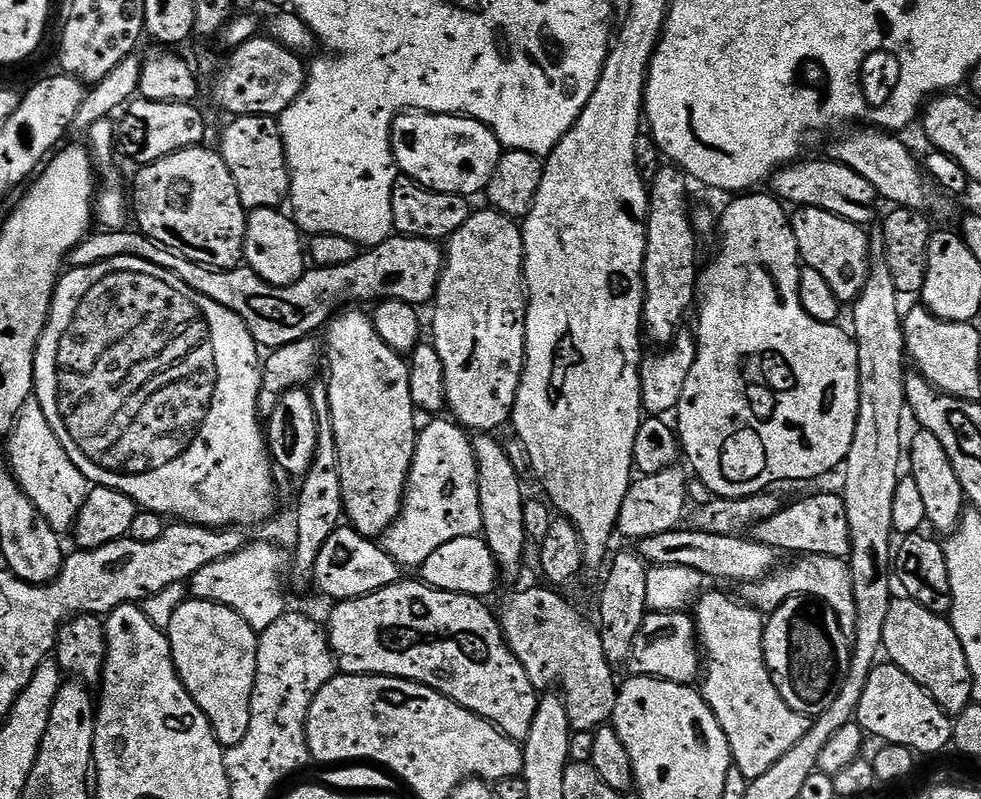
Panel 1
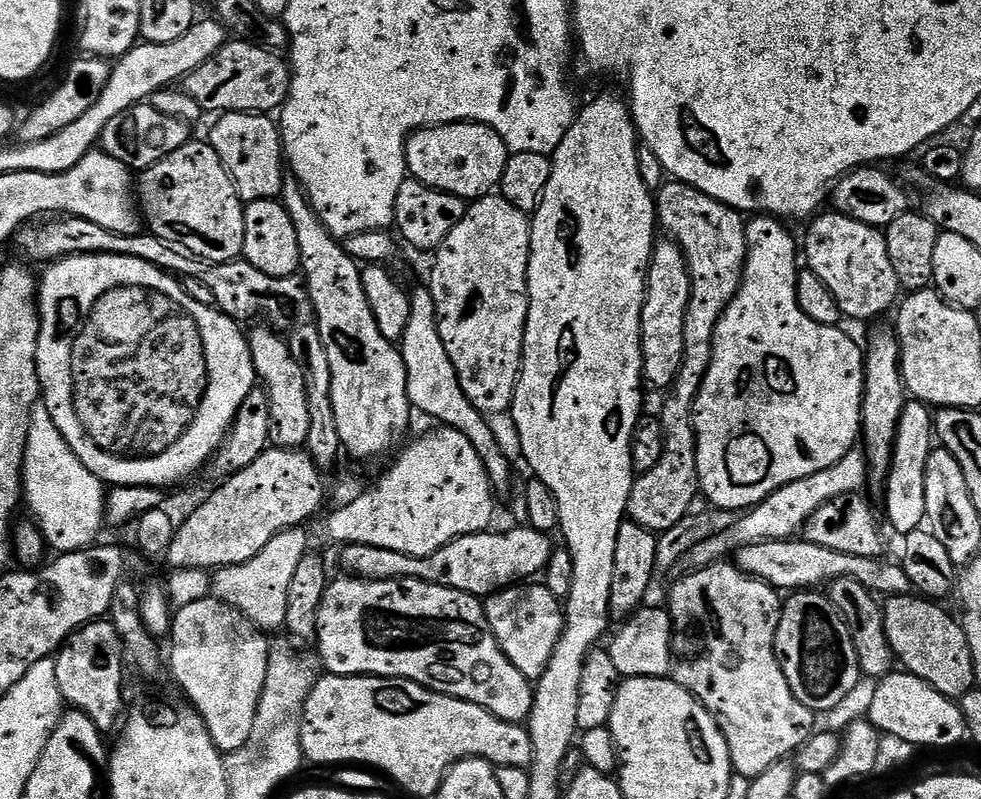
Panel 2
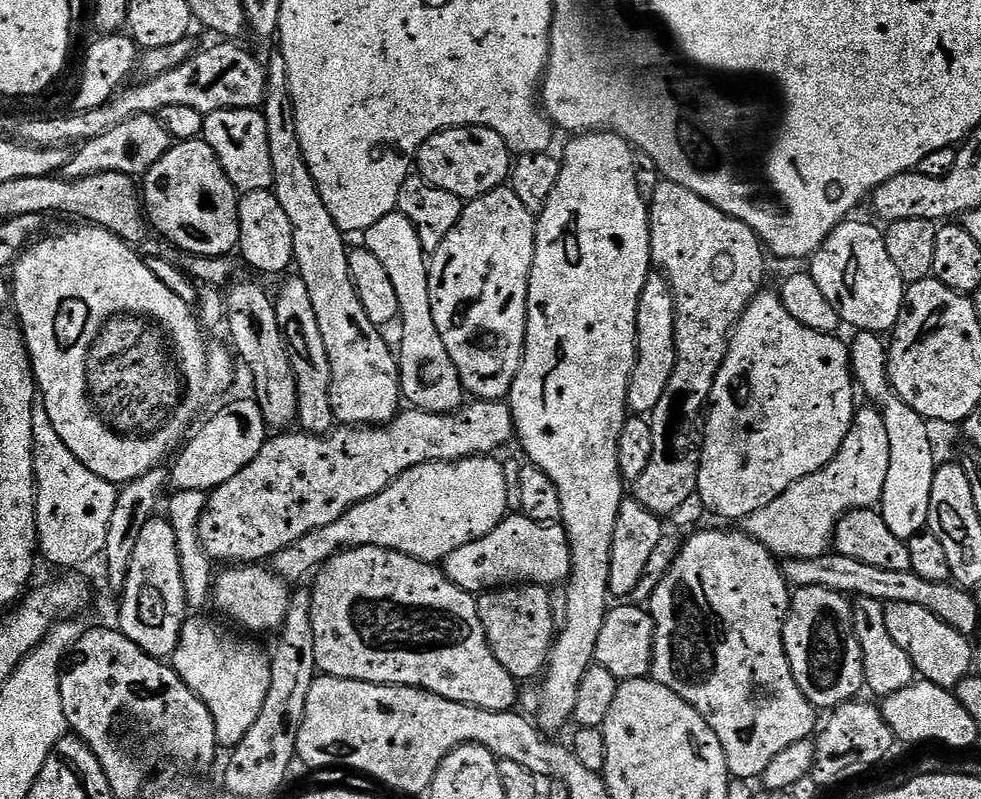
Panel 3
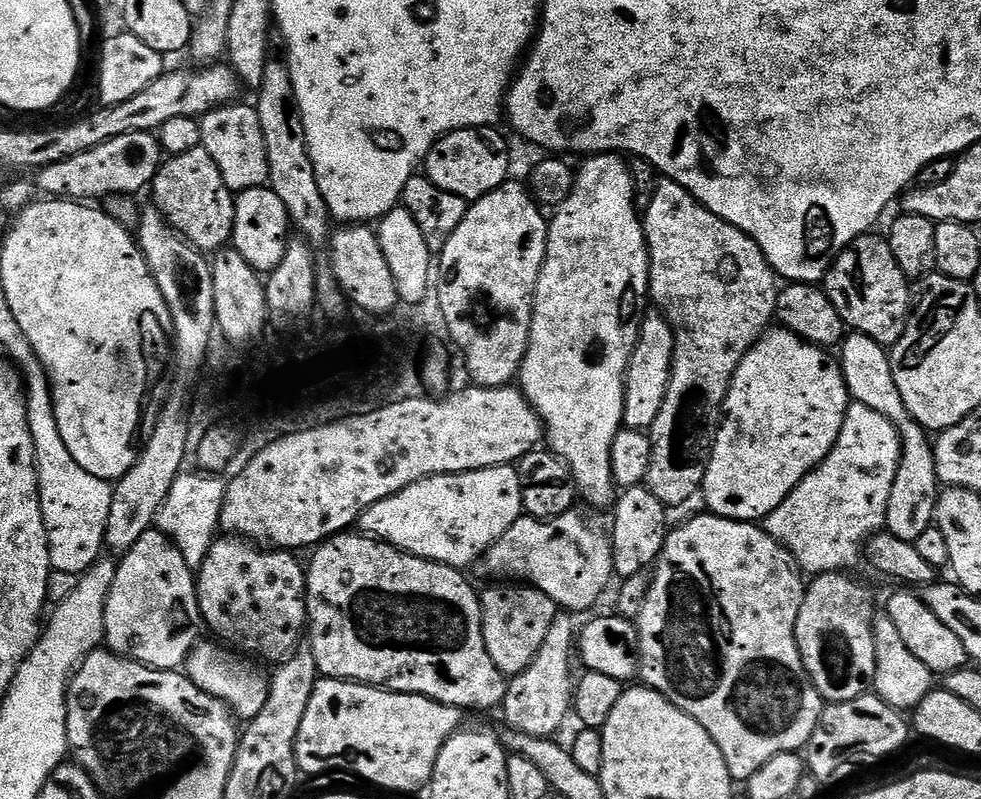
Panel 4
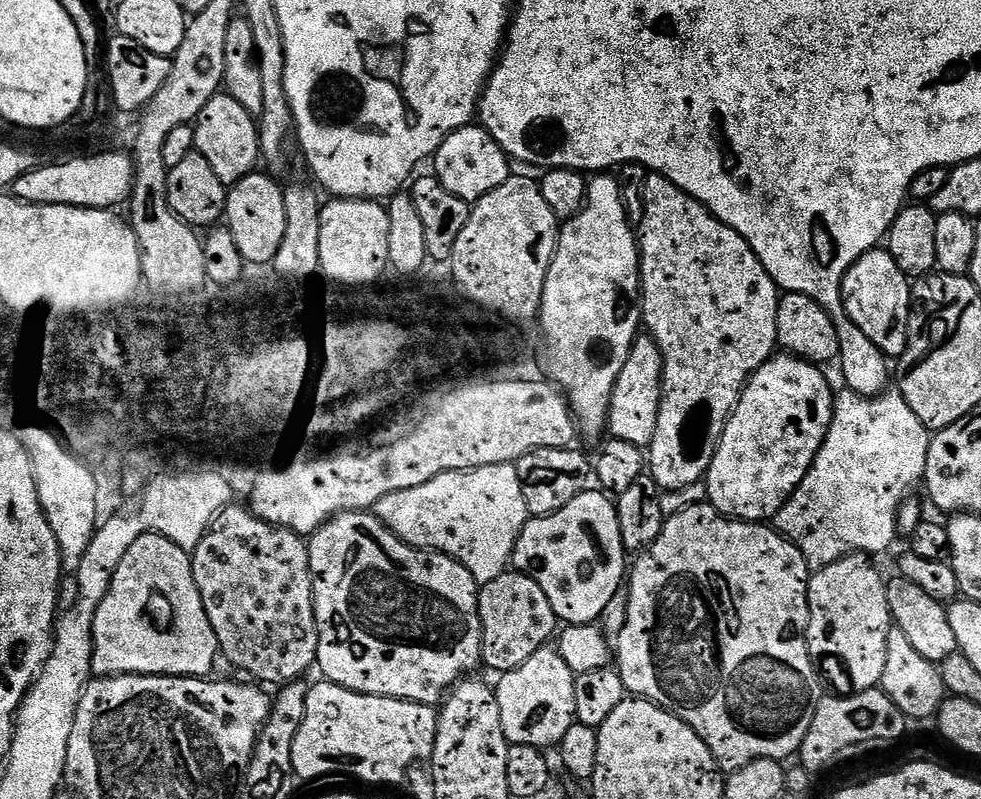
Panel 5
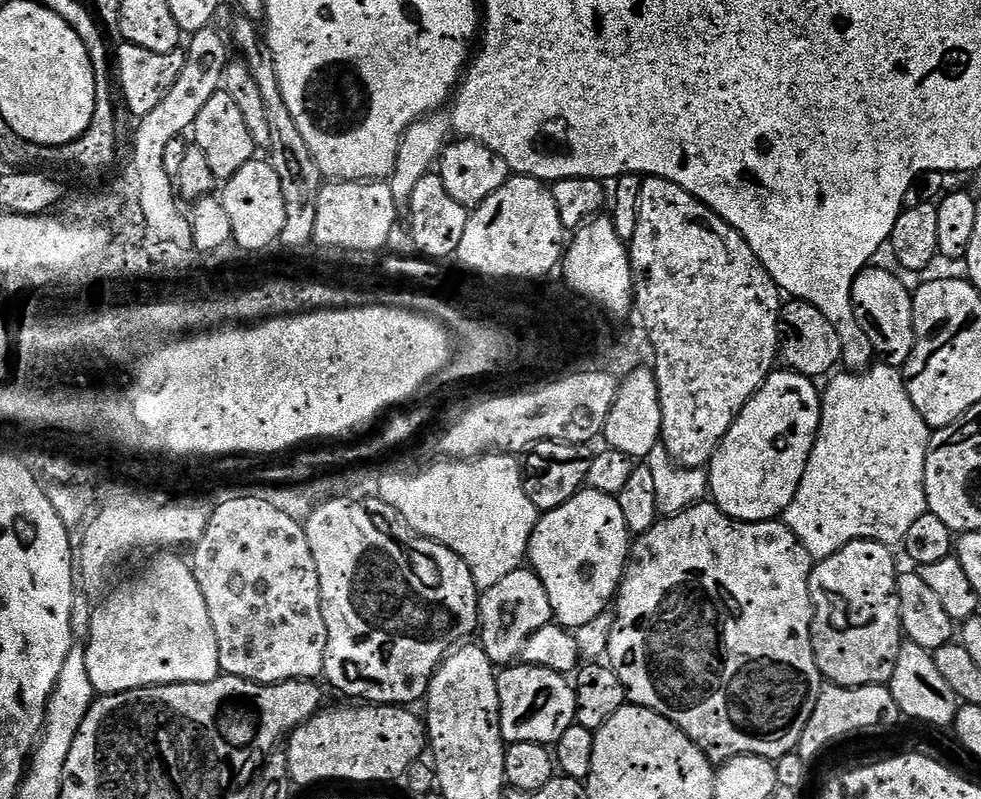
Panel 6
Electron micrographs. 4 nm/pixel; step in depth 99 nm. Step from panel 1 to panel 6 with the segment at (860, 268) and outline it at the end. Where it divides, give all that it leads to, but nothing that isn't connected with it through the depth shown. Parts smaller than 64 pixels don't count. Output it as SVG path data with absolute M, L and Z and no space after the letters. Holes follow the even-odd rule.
M876 267L865 268L856 275L856 280L852 283L854 314L877 353L883 356L884 352L883 359L887 363L902 366L910 358L916 341L912 292L894 273Z

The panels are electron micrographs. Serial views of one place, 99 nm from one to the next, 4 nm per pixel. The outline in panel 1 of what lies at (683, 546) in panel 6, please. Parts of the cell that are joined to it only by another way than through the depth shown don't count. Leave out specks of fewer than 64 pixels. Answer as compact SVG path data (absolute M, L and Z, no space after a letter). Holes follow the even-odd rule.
M707 592L694 604L698 644L706 657L702 695L726 734L734 767L751 782L766 774L794 742L802 742L810 720L790 710L774 686L764 661L765 613L724 592Z

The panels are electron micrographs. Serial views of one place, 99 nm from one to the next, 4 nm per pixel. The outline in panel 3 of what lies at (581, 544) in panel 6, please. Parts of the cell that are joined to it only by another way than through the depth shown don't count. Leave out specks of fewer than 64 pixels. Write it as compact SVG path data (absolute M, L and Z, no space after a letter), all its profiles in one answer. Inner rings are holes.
M509 514L486 538L458 546L442 567L454 586L473 594L526 584L560 586L572 574L572 551L563 523L543 524L523 514Z

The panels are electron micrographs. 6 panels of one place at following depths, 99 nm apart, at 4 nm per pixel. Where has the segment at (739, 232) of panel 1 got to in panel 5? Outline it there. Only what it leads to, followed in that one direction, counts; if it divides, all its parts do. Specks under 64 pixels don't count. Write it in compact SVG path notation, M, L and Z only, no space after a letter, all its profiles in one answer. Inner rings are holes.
M776 354L748 379L740 401L728 419L716 457L710 462L706 485L707 503L723 516L749 522L768 522L792 497L792 492L806 478L832 421L834 391L817 365L791 354Z

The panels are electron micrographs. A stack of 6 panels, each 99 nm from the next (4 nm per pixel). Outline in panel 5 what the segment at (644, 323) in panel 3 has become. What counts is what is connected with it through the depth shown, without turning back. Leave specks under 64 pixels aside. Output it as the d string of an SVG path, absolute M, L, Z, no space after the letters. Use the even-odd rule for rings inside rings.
M647 334L637 335L630 354L626 358L626 366L622 366L622 374L618 374L618 382L612 391L612 401L608 407L607 431L611 439L622 442L634 442L634 446L647 449L654 438L654 432L658 430L658 410L664 393L664 356L656 341Z

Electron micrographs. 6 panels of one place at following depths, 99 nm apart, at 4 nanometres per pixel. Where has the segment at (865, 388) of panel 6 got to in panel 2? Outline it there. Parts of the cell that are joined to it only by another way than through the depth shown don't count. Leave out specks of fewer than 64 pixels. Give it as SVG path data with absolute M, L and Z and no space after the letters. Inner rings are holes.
M850 451L834 466L818 474L810 474L810 478L790 482L766 497L761 504L747 509L734 522L734 526L730 526L732 532L728 532L728 536L720 536L720 540L724 540L724 548L732 549L732 544L739 544L741 548L744 548L747 544L757 544L767 540L793 539L823 504L839 496L859 493L860 487L865 487L867 484L868 462L863 451Z

